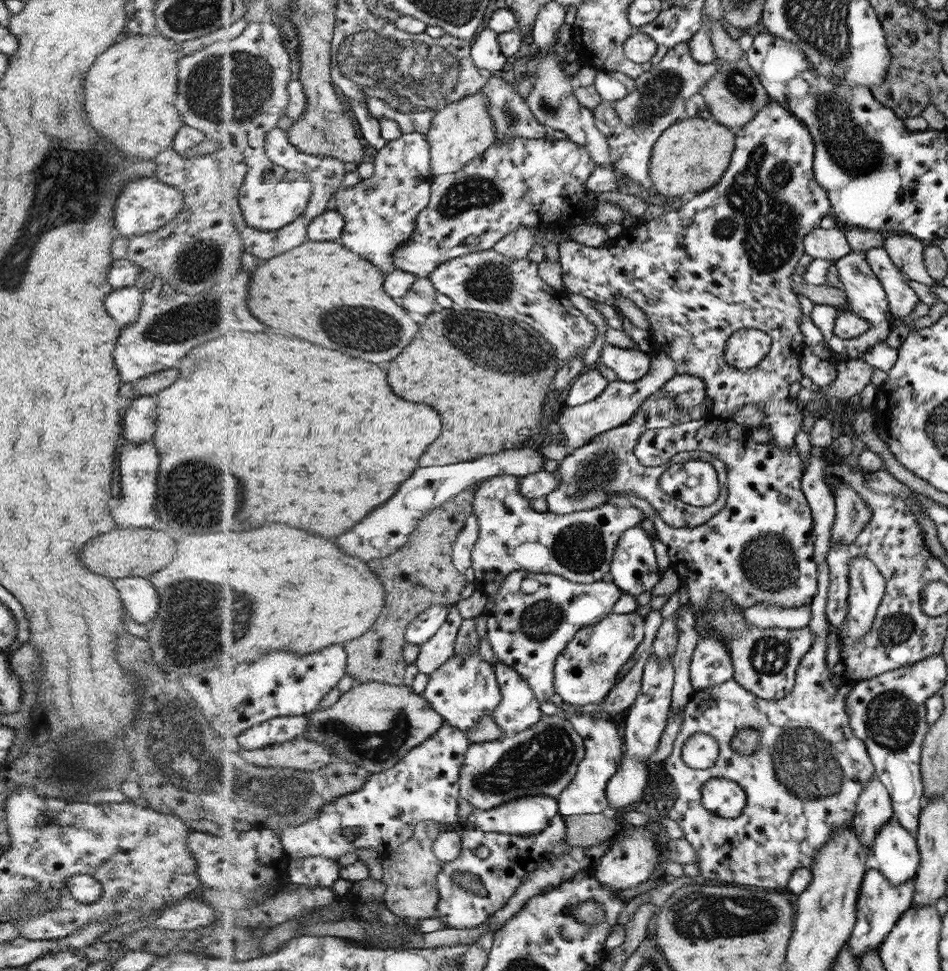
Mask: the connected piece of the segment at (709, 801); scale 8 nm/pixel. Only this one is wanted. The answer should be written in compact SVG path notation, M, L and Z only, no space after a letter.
M711 778L701 790L704 808L722 818L740 817L747 803L745 790L724 778Z

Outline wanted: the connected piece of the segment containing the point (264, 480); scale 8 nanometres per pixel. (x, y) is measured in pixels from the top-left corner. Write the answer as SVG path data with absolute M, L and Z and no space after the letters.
M238 332L234 334L234 338L213 338L188 351L178 364L179 375L174 384L157 394L157 424L153 439L160 456L156 490L159 518L166 520L168 524L178 524L186 534L234 532L236 524L240 524L238 530L244 532L260 528L268 522L286 522L296 528L314 530L322 536L342 536L356 524L360 524L370 512L374 512L378 506L386 504L392 496L398 494L400 486L420 468L420 458L424 456L424 452L444 432L442 414L428 404L416 404L400 398L388 382L386 368L366 362L362 358L348 356L340 350L328 350L324 346L306 342L302 338L290 338L284 334Z

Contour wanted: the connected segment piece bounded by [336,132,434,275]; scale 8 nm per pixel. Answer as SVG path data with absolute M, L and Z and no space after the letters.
M405 134L389 143L375 158L375 172L358 186L340 189L336 194L337 209L348 219L341 236L342 242L352 252L370 258L387 275L397 271L396 253L411 238L419 227L418 218L428 208L433 195L432 151L427 134Z

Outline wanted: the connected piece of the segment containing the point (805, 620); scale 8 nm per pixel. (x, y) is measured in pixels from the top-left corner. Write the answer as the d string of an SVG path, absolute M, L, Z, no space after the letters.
M765 602L751 606L743 611L747 625L760 628L799 629L809 626L813 617L810 605L797 606L796 608L784 608L780 605L771 605Z

